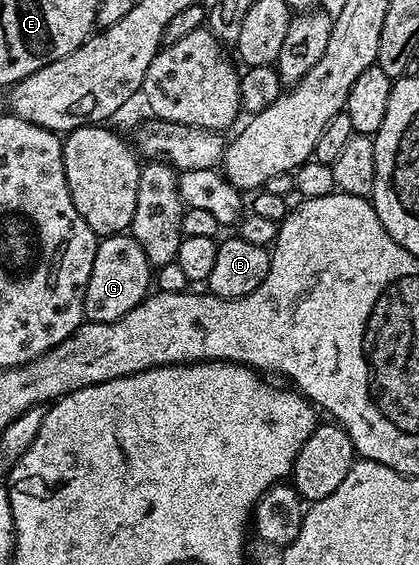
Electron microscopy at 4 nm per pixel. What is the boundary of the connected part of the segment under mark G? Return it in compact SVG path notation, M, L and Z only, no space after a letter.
M117 233L114 237L105 237L99 241L97 251L93 255L93 271L89 271L89 287L85 287L83 315L87 321L116 321L121 319L133 307L144 301L153 289L153 267L141 251L141 243L137 243L127 233Z

